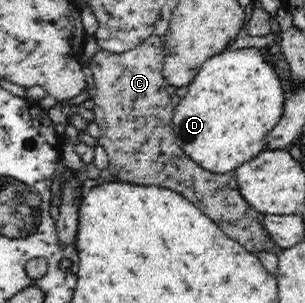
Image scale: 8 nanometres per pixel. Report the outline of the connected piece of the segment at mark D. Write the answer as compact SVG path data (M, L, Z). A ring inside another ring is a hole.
M257 48L226 50L205 61L172 117L175 141L183 152L211 172L230 172L268 150L266 137L279 123L286 87Z

